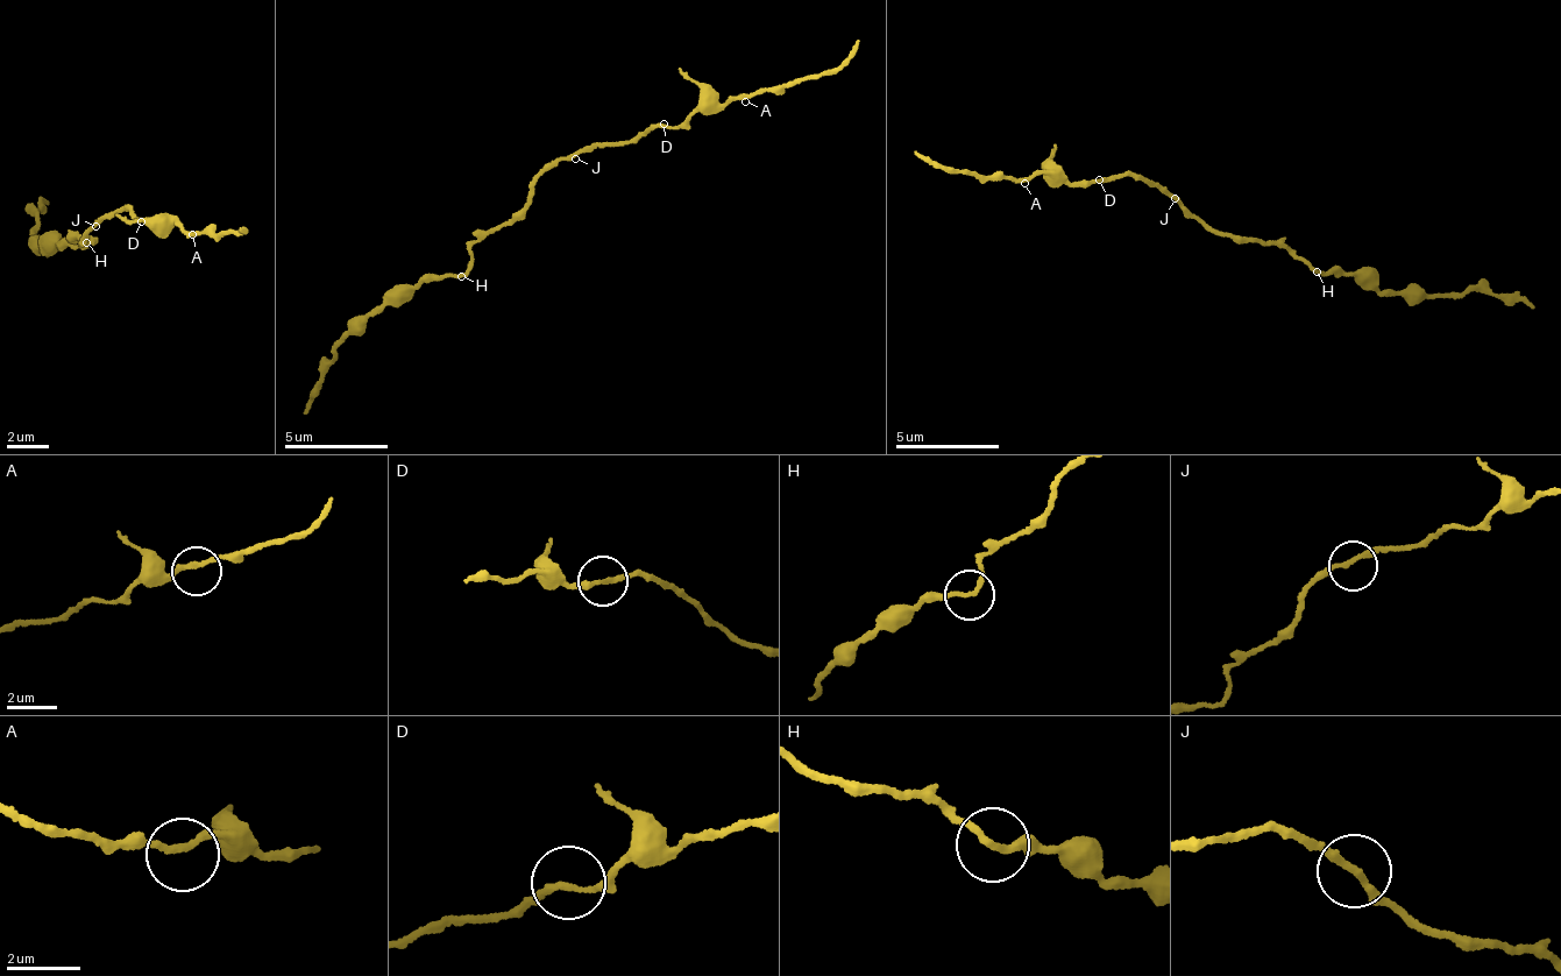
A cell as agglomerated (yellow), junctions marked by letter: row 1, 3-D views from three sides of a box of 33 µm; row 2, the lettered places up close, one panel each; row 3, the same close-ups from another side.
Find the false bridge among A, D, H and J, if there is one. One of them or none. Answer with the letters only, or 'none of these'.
none of these

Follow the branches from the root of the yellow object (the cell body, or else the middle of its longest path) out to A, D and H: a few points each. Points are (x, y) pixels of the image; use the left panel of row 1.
A: (82, 242), (108, 216), (127, 210), (158, 220), (162, 227), (182, 224), (184, 232), (192, 234)
D: (82, 242), (87, 233), (119, 212), (135, 212), (141, 221)
H: (82, 242), (85, 246), (91, 241), (80, 233), (76, 238), (78, 240), (84, 237), (85, 241)

